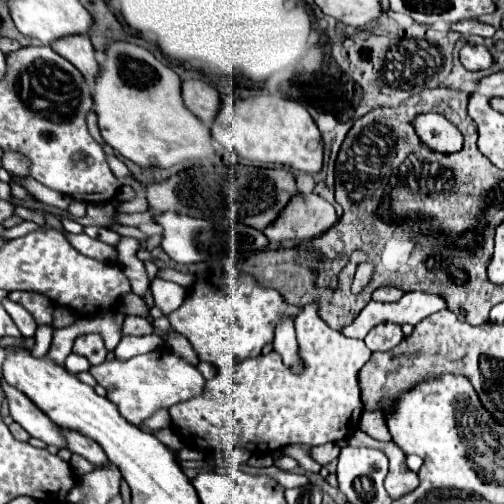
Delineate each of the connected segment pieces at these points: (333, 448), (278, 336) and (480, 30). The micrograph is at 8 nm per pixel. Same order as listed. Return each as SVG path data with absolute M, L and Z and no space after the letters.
M326 444L326 446L314 446L314 448L310 448L310 456L318 464L322 464L322 466L326 466L334 458L338 458L338 452L340 452L340 446L338 444Z
M282 316L274 330L274 350L280 352L284 364L288 364L292 370L300 370L300 358L298 358L298 344L296 344L296 332L294 332L294 320L290 316Z
M478 20L460 22L460 24L454 24L454 26L450 26L450 28L456 30L456 32L460 32L460 34L464 34L464 36L476 34L476 36L482 36L482 38L492 38L492 34L494 34L494 28L492 28L492 26L488 26L488 24L484 24L484 22L478 22Z

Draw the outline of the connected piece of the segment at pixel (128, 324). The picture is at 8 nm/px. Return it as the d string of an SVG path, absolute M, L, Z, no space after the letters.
M126 316L126 320L124 320L124 328L122 328L122 334L126 336L126 334L138 334L138 336L142 336L142 334L152 334L152 326L142 318L142 316Z

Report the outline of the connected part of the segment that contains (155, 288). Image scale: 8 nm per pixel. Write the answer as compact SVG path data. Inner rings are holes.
M154 276L154 280L150 282L150 290L152 290L156 304L162 308L164 314L174 312L184 302L184 294L186 294L182 286L178 286L176 282L164 280L160 276Z

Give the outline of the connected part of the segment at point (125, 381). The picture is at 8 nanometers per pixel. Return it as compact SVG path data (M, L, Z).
M168 346L156 348L142 356L134 356L130 360L118 360L118 358L104 360L102 364L92 366L90 370L98 370L98 384L106 386L108 390L106 396L118 406L120 414L128 422L150 434L154 434L154 431L146 431L142 426L142 420L150 418L154 412L162 408L170 408L178 402L196 398L206 390L204 388L206 380L200 374L200 370L194 364L186 362L182 356L174 354Z

